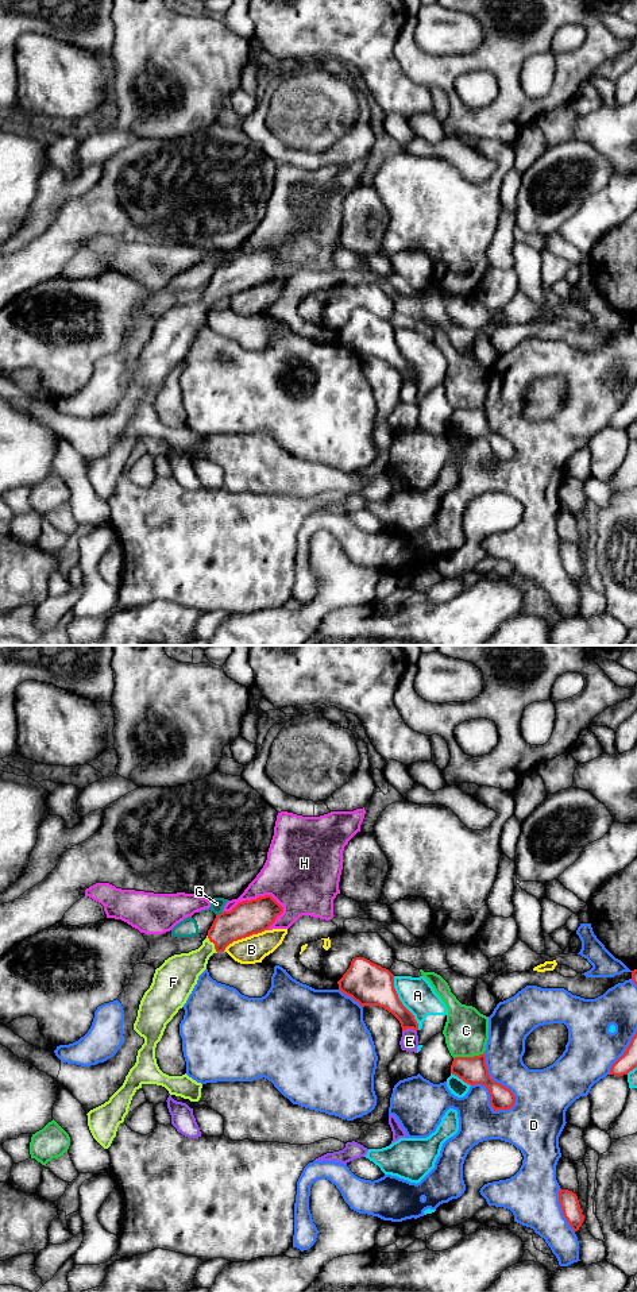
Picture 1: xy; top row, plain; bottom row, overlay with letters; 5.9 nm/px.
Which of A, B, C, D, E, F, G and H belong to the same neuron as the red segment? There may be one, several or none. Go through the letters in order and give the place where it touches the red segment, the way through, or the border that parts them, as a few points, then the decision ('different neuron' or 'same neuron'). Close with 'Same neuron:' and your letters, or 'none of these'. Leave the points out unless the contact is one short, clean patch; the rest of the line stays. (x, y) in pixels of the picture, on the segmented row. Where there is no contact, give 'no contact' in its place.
A: contact xy (401, 1003); different neuron
B: contact xy (244, 937); different neuron
C: contact xy (468, 1057); different neuron
D: contact xy (498, 1083); different neuron
E: contact xy (409, 1028); different neuron
F: contact xy (213, 943); way xy (246, 918), (230, 926), (213, 943), (182, 971); same neuron
G: contact xy (220, 913); different neuron
H: contact xy (253, 899); different neuron
Same neuron: F

